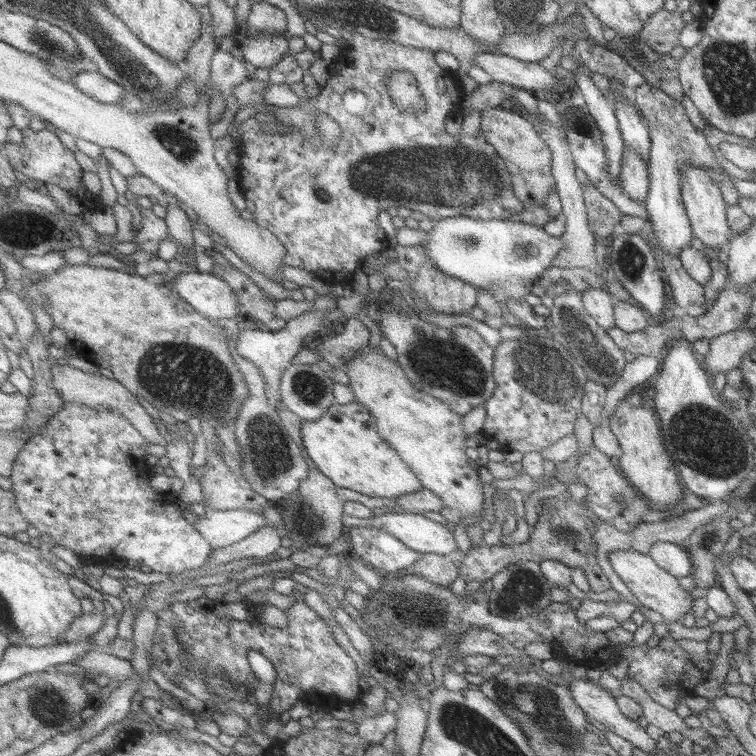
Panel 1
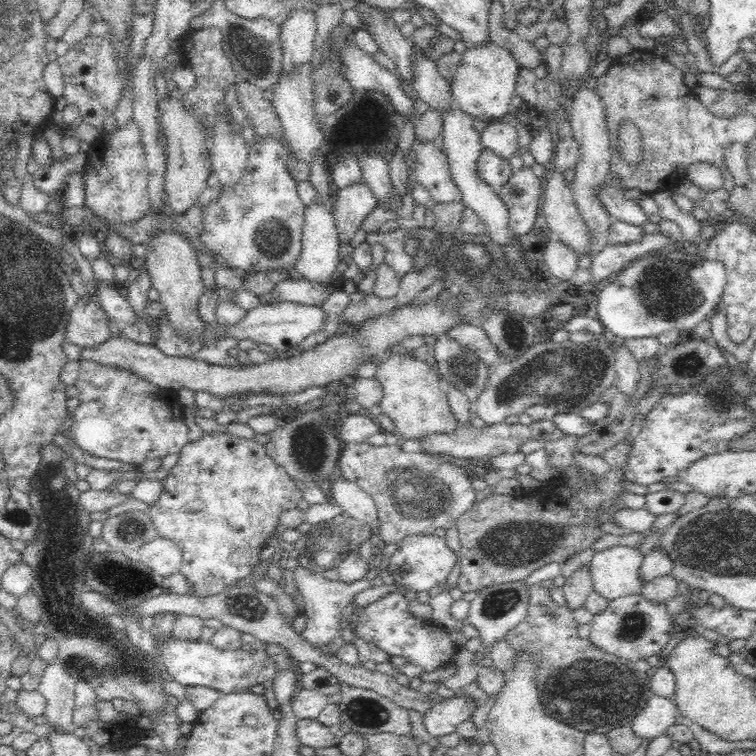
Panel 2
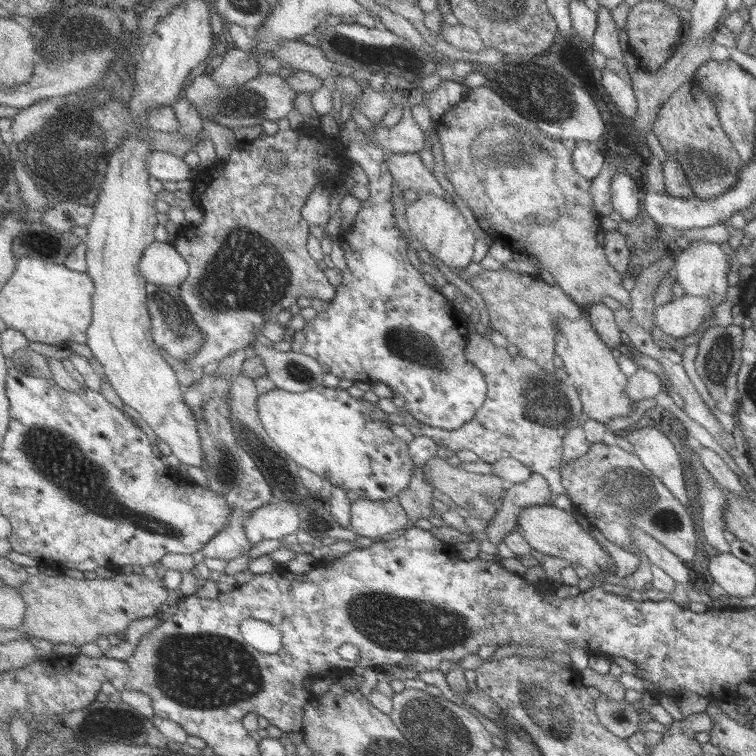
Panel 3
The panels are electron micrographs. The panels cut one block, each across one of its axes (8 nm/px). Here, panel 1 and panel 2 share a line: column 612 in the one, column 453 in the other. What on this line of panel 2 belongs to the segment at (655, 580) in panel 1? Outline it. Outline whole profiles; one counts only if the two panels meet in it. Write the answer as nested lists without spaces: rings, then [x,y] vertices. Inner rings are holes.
[[[441,533],[432,536],[412,536],[398,544],[398,550],[389,560],[387,569],[395,579],[397,586],[406,587],[417,593],[432,592],[436,588],[448,583],[452,574],[458,572],[459,559],[457,554],[450,550]]]

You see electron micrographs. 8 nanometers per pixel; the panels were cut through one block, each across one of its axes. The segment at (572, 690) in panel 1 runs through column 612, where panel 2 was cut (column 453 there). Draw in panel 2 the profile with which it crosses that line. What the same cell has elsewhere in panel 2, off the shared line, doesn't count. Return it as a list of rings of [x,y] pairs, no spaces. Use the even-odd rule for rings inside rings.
[[[455,693],[450,698],[439,699],[439,703],[423,715],[424,731],[436,740],[441,736],[452,734],[458,730],[462,722],[471,718],[472,708],[474,705],[470,696]]]

